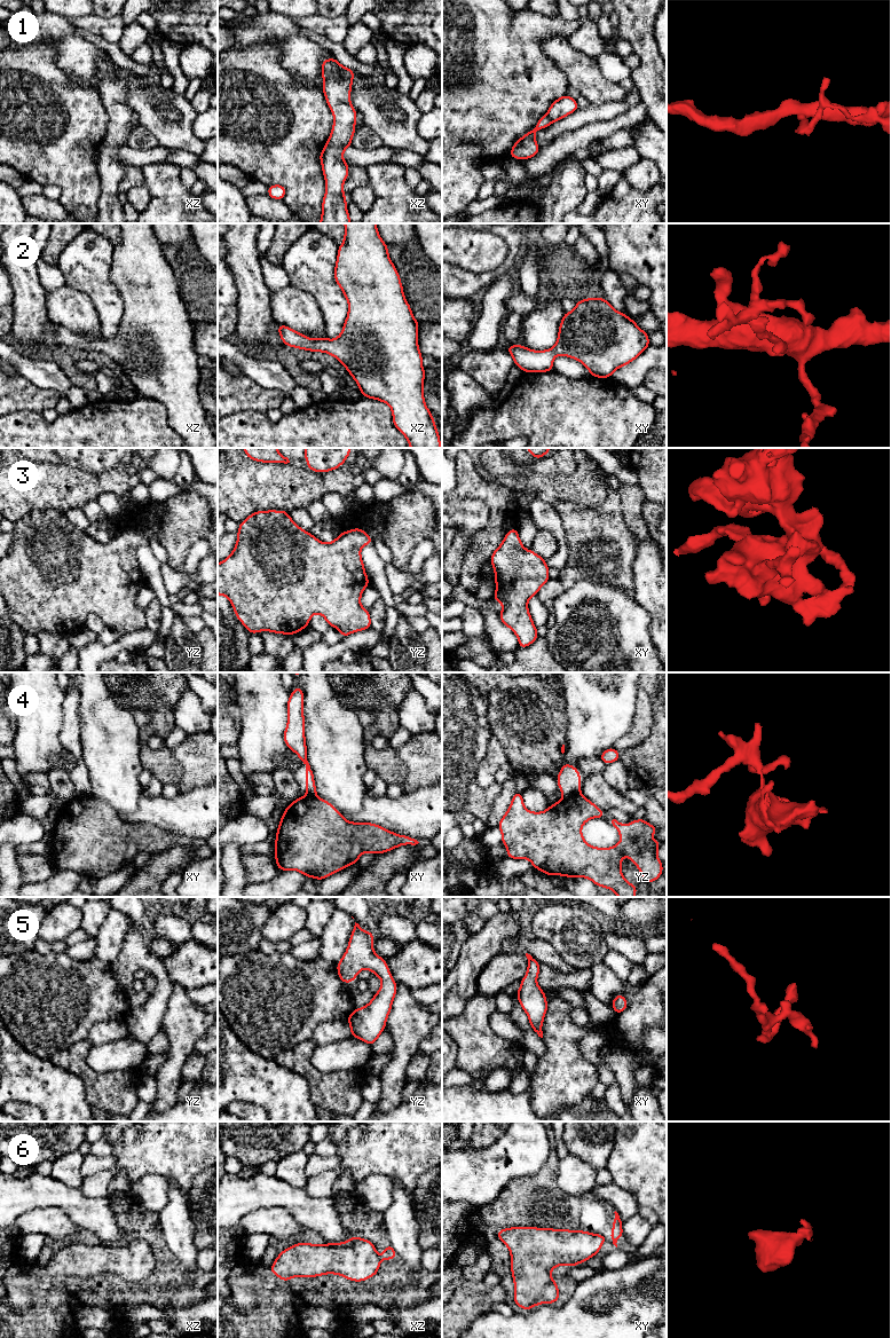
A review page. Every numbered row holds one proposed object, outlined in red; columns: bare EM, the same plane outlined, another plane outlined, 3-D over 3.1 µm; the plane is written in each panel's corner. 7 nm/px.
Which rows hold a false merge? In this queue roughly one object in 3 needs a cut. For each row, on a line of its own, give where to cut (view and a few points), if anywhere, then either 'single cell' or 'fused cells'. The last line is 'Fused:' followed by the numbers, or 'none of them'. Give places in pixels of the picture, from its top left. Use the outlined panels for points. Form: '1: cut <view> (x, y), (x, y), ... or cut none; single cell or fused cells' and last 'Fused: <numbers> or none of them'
1: cut xy (545, 116), (552, 122); fused cells
2: cut none; single cell
3: cut none; single cell
4: cut yz (578, 791), (565, 797); fused cells
5: cut none; single cell
6: cut xz (378, 1257), (379, 1261); fused cells
Fused: 1, 4, 6

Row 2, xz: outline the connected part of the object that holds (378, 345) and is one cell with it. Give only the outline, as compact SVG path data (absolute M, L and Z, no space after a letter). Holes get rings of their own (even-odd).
M344 223L345 237L338 247L334 267L334 281L348 301L348 314L341 333L333 340L328 337L310 339L286 325L278 324L277 330L285 346L322 352L334 356L341 362L357 383L364 398L387 403L392 409L394 426L409 441L410 448L441 448L441 440L434 417L424 400L425 369L421 364L423 354L418 347L419 324L408 304L400 275L388 255L388 246L381 239L377 223Z

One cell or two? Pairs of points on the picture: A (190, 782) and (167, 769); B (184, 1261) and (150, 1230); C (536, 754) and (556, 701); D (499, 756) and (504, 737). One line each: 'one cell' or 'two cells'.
A: two cells
B: two cells
C: one cell
D: two cells

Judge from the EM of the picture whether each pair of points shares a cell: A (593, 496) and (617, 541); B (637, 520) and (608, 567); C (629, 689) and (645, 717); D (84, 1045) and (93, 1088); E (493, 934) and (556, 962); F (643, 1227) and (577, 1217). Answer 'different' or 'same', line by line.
A: different
B: different
C: different
D: same
E: different
F: different

